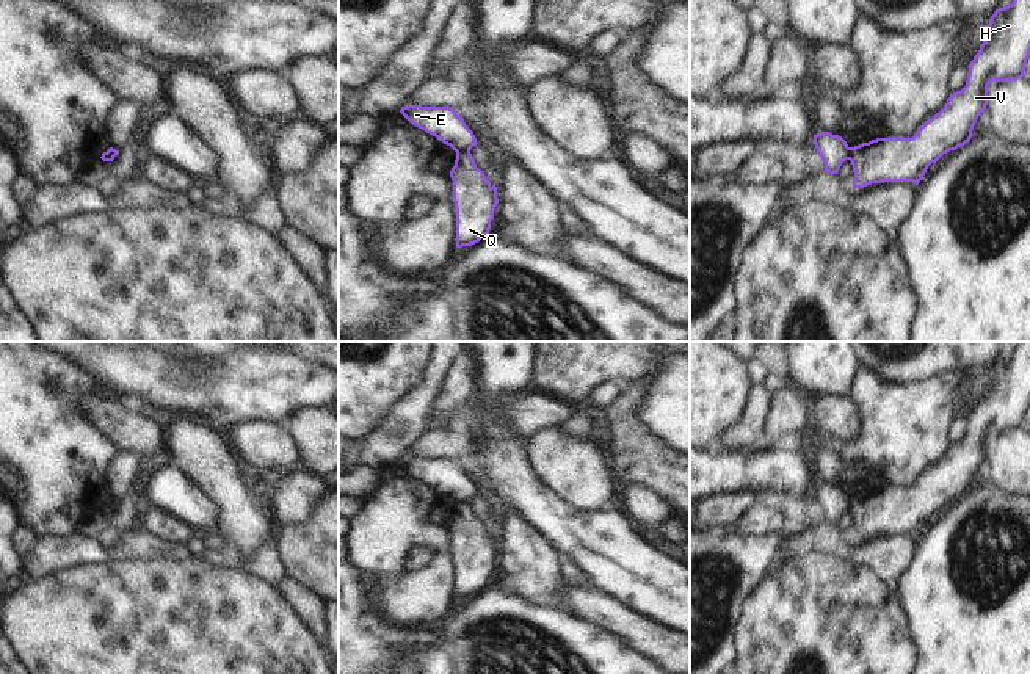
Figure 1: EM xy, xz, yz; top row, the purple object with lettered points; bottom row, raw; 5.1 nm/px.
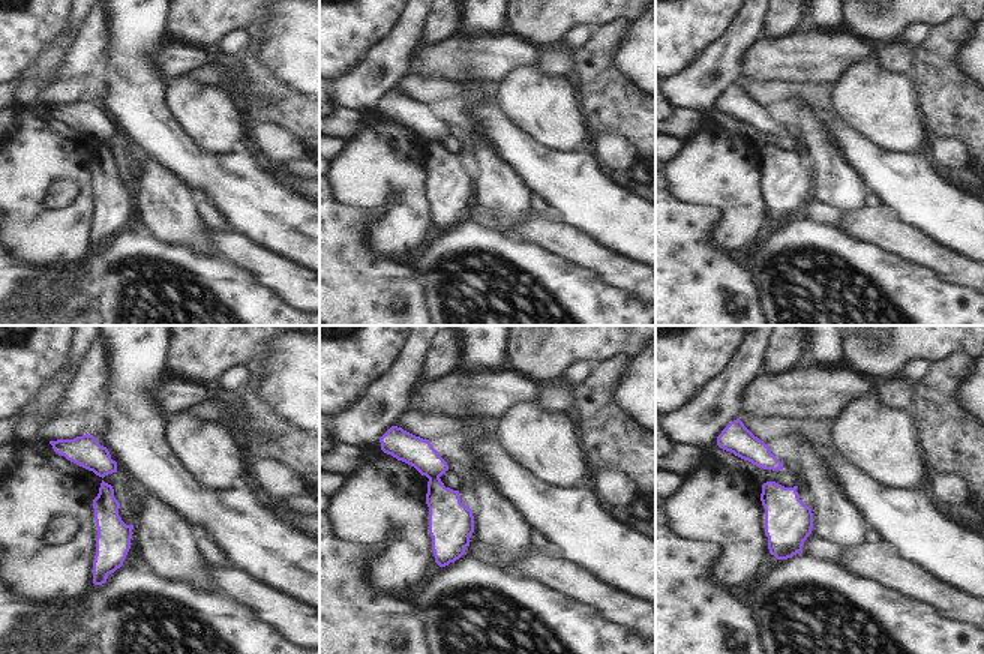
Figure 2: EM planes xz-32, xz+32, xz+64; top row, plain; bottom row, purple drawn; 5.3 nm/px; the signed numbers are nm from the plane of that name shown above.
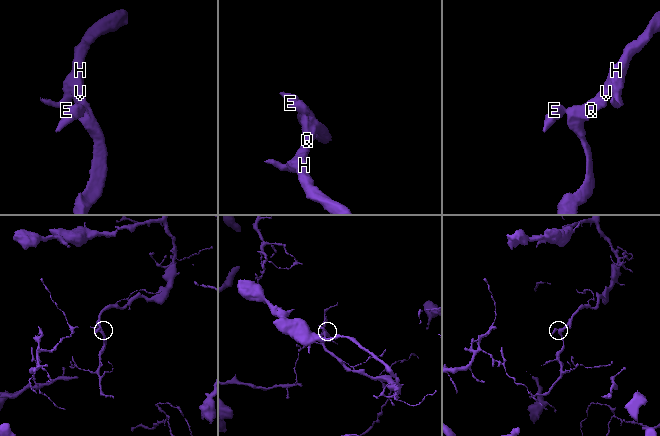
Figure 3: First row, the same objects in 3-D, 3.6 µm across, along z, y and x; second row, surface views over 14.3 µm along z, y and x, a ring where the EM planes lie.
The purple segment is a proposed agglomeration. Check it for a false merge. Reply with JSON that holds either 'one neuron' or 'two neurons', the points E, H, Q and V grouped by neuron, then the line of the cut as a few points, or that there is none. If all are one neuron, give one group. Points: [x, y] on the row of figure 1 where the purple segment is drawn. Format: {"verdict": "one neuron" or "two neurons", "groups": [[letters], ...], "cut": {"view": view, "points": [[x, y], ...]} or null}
{"verdict": "two neurons", "groups": [["E"], ["H", "Q", "V"]], "cut": {"view": "xz", "points": [[469, 149], [456, 152]]}}

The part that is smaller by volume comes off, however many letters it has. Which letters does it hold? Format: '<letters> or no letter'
E

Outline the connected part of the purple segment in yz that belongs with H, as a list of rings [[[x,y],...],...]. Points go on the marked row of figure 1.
[[[1013,0],[989,19],[988,33],[978,53],[970,61],[966,86],[950,94],[945,107],[928,119],[912,138],[876,138],[850,147],[853,187],[864,188],[881,182],[912,182],[919,185],[928,166],[944,154],[970,141],[974,125],[988,105],[988,85],[992,80],[1010,82],[1024,77],[1030,56],[1030,0]]]

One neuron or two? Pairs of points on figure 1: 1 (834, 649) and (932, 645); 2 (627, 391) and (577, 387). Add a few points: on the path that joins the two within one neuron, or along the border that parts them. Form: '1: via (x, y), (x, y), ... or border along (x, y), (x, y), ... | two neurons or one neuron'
1: border along (902, 612), (916, 657) | two neurons
2: border along (634, 380), (627, 383) | two neurons

